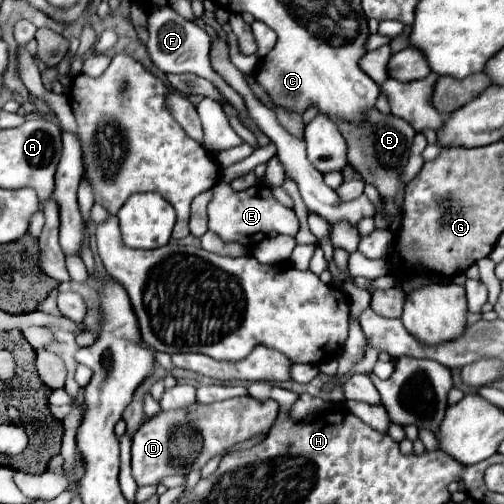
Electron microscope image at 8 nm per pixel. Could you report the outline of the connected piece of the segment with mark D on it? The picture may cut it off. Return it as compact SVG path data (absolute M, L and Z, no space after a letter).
M232 397L218 403L194 403L182 409L160 411L138 427L132 437L132 475L138 485L160 485L168 475L188 475L200 471L212 457L224 455L236 443L266 435L280 411L274 399L256 401L254 397Z

